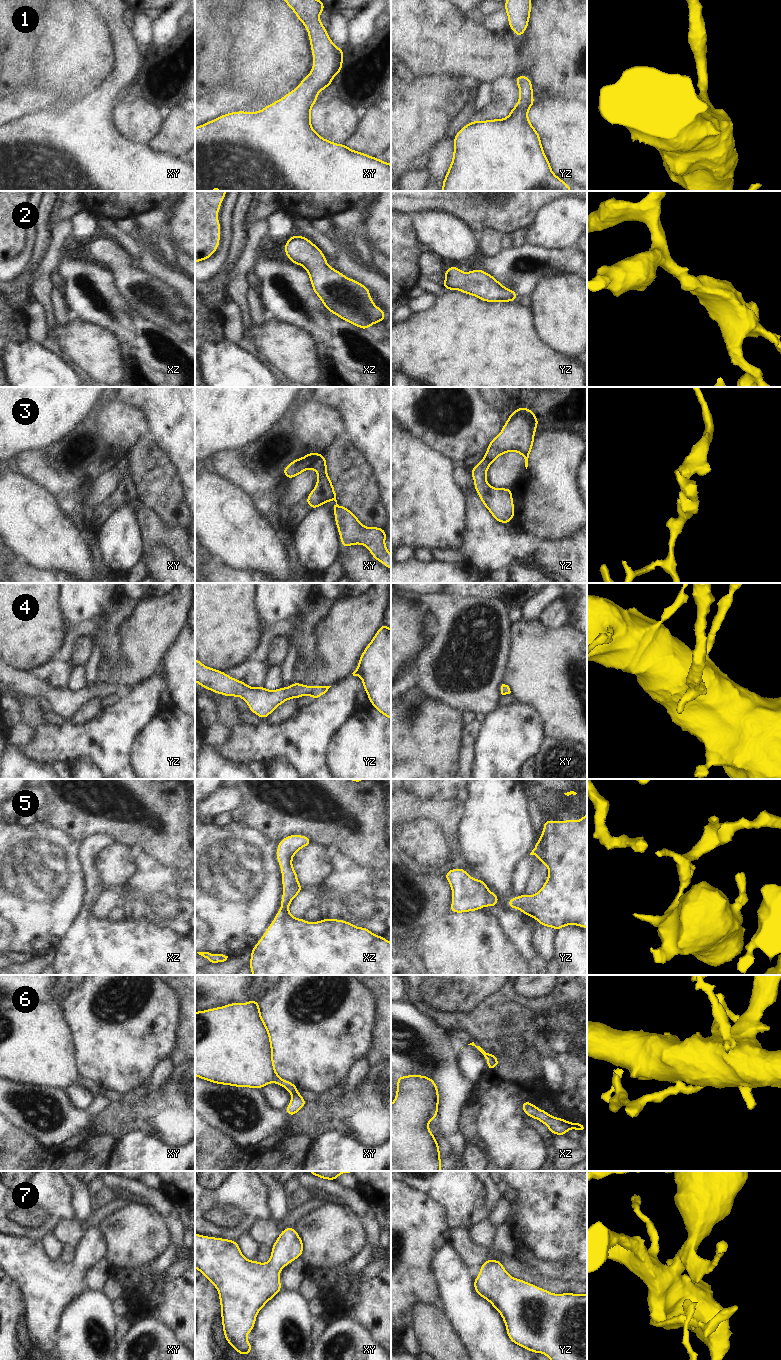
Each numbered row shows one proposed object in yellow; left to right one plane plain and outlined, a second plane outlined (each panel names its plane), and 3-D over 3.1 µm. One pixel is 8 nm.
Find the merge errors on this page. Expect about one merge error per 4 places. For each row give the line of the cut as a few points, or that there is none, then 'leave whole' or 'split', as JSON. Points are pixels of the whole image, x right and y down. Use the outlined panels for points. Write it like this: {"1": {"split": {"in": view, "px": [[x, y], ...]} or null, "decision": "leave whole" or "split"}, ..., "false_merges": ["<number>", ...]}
{"1": {"split": null, "decision": "leave whole"}, "2": {"split": null, "decision": "leave whole"}, "3": {"split": {"in": "xy", "px": [[322, 454], [310, 467]]}, "decision": "split"}, "4": {"split": null, "decision": "leave whole"}, "5": {"split": null, "decision": "leave whole"}, "6": {"split": null, "decision": "leave whole"}, "7": {"split": null, "decision": "leave whole"}, "false_merges": ["3"]}

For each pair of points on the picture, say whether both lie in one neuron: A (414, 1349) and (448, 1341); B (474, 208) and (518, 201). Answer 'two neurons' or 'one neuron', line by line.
A: two neurons
B: one neuron

